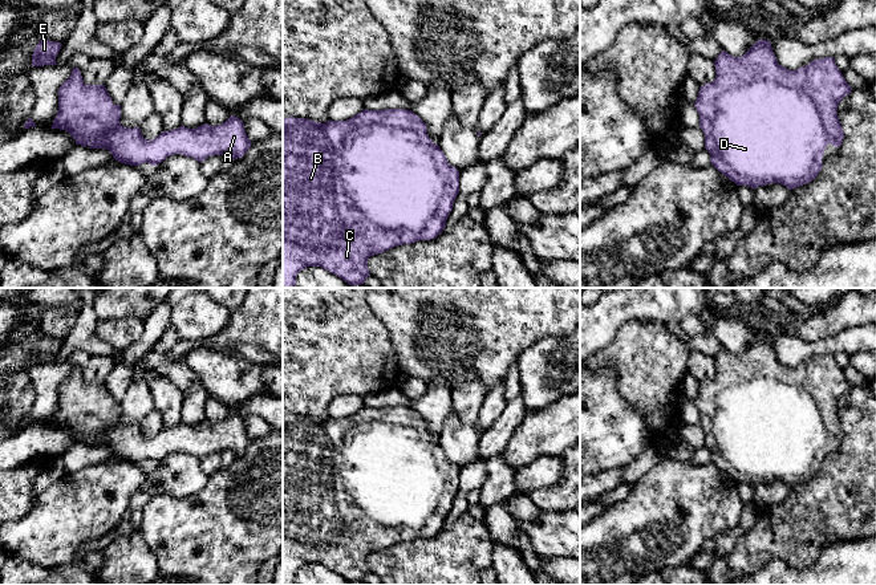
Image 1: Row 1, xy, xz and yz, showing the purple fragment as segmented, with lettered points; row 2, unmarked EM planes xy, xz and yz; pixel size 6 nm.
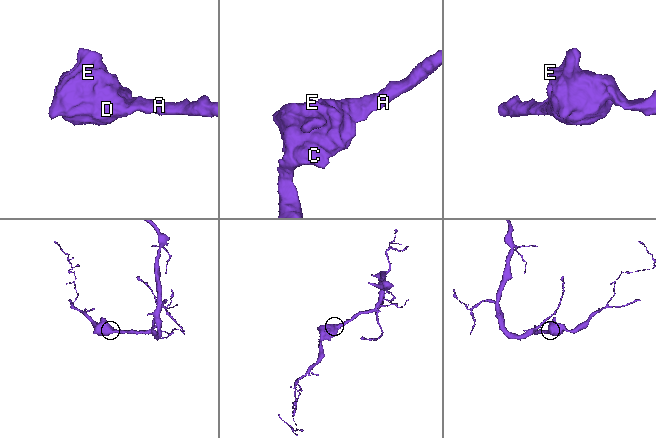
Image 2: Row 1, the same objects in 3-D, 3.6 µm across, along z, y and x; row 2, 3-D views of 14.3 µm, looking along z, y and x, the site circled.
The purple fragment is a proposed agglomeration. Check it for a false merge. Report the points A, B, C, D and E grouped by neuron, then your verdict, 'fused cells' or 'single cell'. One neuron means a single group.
A B C D E; single cell

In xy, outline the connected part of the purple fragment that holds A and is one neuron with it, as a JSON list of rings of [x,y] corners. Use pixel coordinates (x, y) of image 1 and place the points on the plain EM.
[[[73,363],[70,374],[58,386],[58,409],[50,426],[66,427],[76,442],[89,446],[106,446],[121,460],[139,463],[150,460],[157,463],[167,454],[182,451],[203,459],[212,452],[230,451],[232,456],[242,455],[251,444],[244,421],[235,413],[218,423],[200,422],[188,426],[183,422],[170,428],[162,428],[157,435],[147,438],[139,424],[123,424],[119,419],[121,402],[114,402],[105,382],[85,382],[81,369]]]

